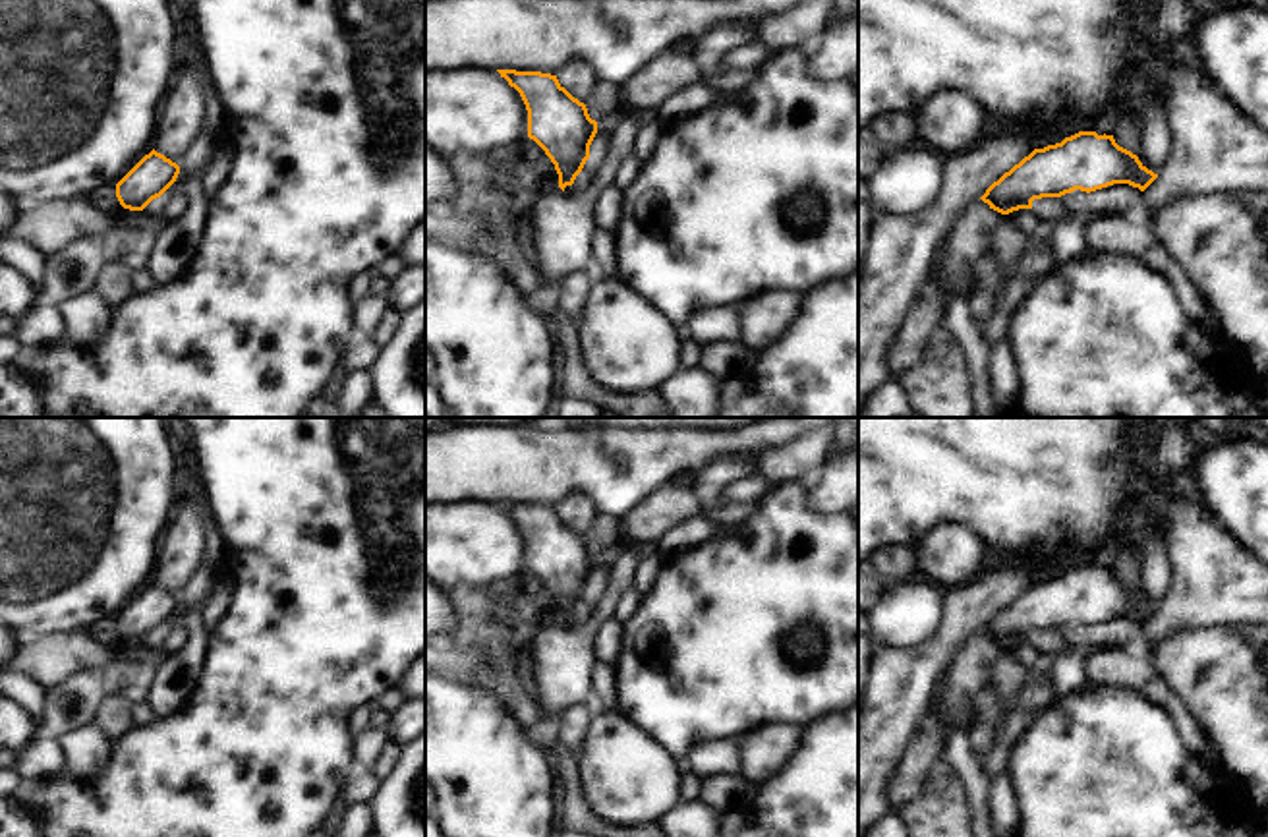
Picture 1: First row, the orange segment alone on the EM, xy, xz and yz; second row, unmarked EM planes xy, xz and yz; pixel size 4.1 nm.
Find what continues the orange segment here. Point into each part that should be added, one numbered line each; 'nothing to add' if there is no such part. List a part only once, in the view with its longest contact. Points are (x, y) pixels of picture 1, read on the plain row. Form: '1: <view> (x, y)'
nothing to add

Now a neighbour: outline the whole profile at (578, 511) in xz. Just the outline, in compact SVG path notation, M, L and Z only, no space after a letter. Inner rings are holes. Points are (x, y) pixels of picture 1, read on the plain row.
M582 493L562 499L557 506L561 520L564 520L574 532L588 537L595 528L601 512L593 501Z

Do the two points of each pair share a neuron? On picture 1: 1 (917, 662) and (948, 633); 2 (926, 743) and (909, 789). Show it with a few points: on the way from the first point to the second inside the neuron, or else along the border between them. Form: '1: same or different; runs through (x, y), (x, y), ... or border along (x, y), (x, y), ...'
1: same; runs through (924, 658), (942, 640)
2: same; runs through (921, 754), (909, 778)

